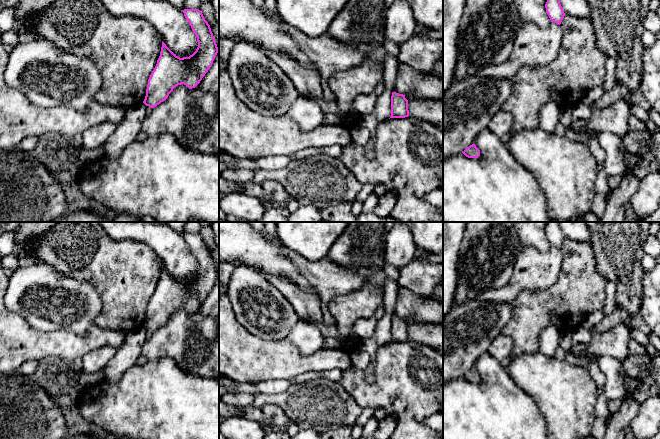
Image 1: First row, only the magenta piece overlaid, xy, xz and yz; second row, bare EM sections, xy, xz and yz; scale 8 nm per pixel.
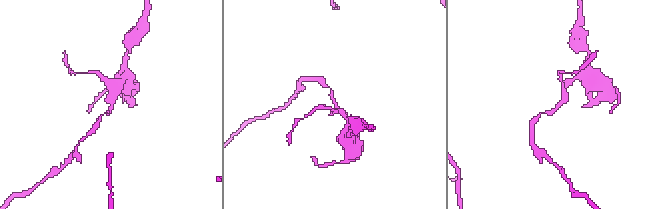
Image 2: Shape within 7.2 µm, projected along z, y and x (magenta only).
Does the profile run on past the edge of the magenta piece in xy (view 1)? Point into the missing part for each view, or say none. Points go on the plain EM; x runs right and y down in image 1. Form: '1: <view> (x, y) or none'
1: none

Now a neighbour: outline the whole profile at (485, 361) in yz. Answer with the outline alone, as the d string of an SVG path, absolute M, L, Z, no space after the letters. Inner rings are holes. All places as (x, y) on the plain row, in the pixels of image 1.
M485 352L474 368L480 374L478 382L459 377L443 383L443 439L549 439L545 419L533 398L516 385L499 361Z

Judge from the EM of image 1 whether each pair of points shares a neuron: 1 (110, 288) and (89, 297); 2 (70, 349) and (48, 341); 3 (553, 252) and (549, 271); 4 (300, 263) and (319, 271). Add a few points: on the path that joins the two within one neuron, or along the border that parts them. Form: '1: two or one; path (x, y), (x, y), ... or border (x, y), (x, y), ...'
1: two; border (78, 280), (88, 280), (99, 294), (97, 316)
2: one; path (65, 344), (53, 344)
3: one; path (553, 257), (550, 266)
4: one; path (305, 266), (314, 271)

